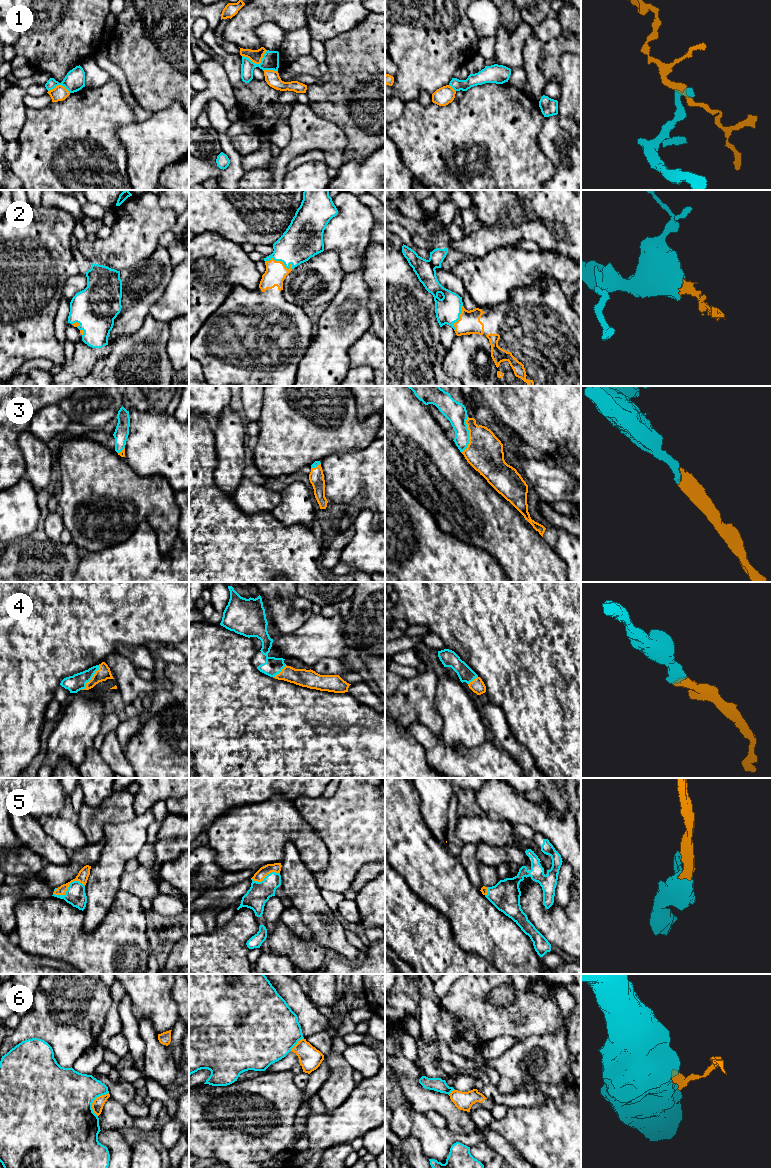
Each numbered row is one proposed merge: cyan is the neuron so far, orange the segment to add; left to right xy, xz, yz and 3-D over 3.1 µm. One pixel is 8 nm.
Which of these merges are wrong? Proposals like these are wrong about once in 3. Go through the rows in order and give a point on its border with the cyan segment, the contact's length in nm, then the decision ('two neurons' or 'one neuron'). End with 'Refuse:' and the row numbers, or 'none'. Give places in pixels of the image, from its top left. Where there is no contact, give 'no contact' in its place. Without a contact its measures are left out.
1: contact xz (257, 64); length 220 nm; two neurons
2: contact xz (279, 260); length 240 nm; one neuron
3: contact yz (468, 435); length 300 nm; one neuron
4: contact xy (91, 678); length 260 nm; one neuron
5: contact xy (68, 887); length 260 nm; one neuron
6: contact xy (93, 1100); length 220 nm; two neurons
Refuse: 1, 6

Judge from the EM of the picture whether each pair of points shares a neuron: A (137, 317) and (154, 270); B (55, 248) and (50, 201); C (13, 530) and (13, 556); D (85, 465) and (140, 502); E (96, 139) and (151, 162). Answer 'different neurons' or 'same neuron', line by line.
A: same neuron
B: different neurons
C: different neurons
D: same neuron
E: different neurons

